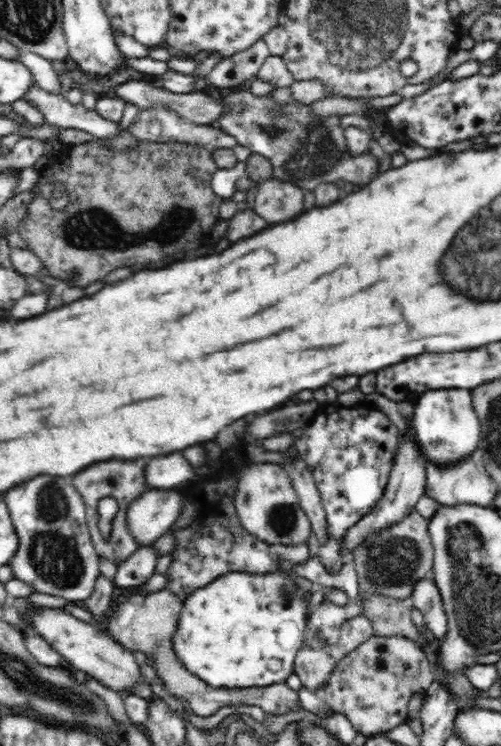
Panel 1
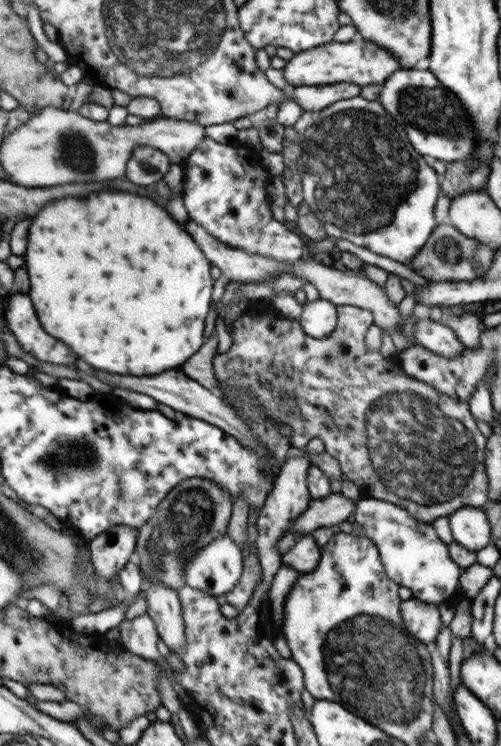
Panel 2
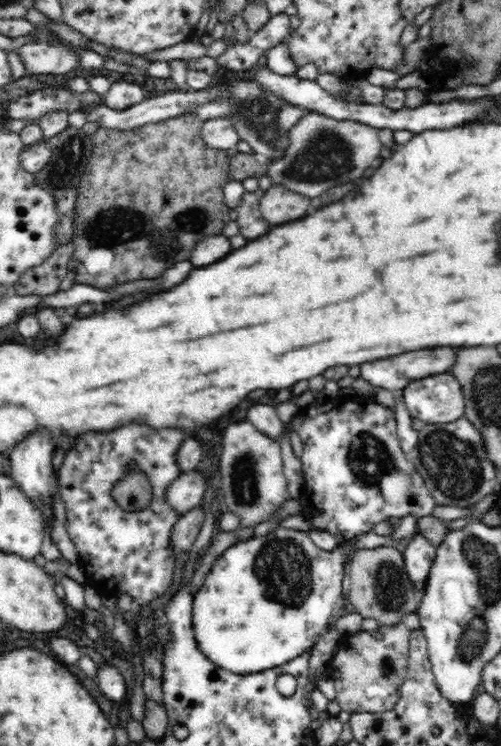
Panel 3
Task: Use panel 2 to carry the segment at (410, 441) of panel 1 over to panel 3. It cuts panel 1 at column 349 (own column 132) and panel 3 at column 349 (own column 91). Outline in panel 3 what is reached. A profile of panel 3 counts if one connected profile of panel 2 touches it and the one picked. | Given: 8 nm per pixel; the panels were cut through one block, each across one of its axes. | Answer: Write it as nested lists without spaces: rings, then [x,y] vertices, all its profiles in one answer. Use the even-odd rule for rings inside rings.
[[[278,528],[278,530],[274,530],[274,532],[270,532],[270,534],[266,534],[266,536],[260,536],[260,538],[254,538],[254,540],[250,540],[250,539],[248,539],[248,542],[240,542],[240,544],[238,544],[238,543],[236,543],[236,546],[232,546],[232,548],[228,548],[228,550],[225,550],[225,551],[224,551],[224,552],[223,552],[223,553],[222,553],[222,554],[221,554],[221,555],[220,555],[220,558],[216,558],[216,562],[213,562],[213,565],[212,565],[212,566],[211,566],[211,568],[210,568],[210,570],[209,570],[209,572],[208,572],[208,574],[207,574],[207,576],[206,576],[206,578],[205,578],[205,580],[204,580],[204,583],[203,583],[203,585],[202,585],[202,586],[201,586],[201,587],[200,587],[200,588],[199,588],[199,590],[198,590],[198,592],[196,592],[196,593],[195,593],[195,594],[194,594],[194,596],[193,596],[193,597],[194,597],[194,600],[193,600],[193,606],[192,606],[192,608],[193,608],[193,627],[194,627],[194,636],[196,636],[196,637],[197,637],[197,643],[198,643],[198,644],[199,644],[199,645],[200,645],[200,647],[201,647],[201,649],[202,649],[202,652],[205,652],[205,655],[206,655],[206,656],[207,656],[207,657],[209,657],[209,659],[210,659],[210,660],[211,660],[211,661],[213,661],[213,662],[214,662],[214,663],[216,663],[216,664],[217,664],[217,665],[218,665],[218,666],[220,666],[220,667],[222,667],[222,668],[224,668],[224,669],[226,669],[226,670],[230,670],[230,671],[232,671],[232,672],[235,672],[235,673],[255,673],[255,672],[256,672],[256,671],[261,671],[261,670],[262,670],[262,669],[269,669],[269,668],[274,668],[274,667],[277,667],[277,666],[278,666],[278,665],[281,665],[281,664],[284,664],[284,663],[285,663],[285,662],[288,662],[288,661],[289,661],[289,660],[292,660],[292,659],[293,659],[293,658],[294,658],[294,657],[297,657],[297,656],[300,656],[300,655],[301,655],[301,654],[302,654],[302,653],[303,653],[303,652],[304,652],[304,651],[306,651],[306,650],[307,650],[307,649],[310,649],[310,648],[311,648],[311,646],[313,646],[313,645],[314,645],[314,644],[315,644],[315,642],[316,642],[316,641],[317,641],[317,640],[318,640],[318,638],[320,638],[320,636],[321,636],[321,635],[322,635],[322,634],[323,634],[323,632],[324,632],[324,631],[325,631],[325,628],[326,628],[326,627],[328,627],[328,624],[329,624],[329,622],[330,622],[330,620],[331,620],[331,618],[332,618],[332,612],[334,612],[334,608],[336,608],[336,604],[338,604],[338,603],[339,603],[339,602],[340,602],[340,600],[341,600],[341,599],[342,599],[342,598],[343,598],[343,594],[342,594],[342,578],[344,578],[344,574],[345,574],[345,573],[346,573],[346,572],[347,572],[347,570],[346,570],[346,566],[348,566],[348,564],[349,564],[349,560],[350,560],[350,559],[351,559],[351,556],[352,556],[352,555],[353,555],[353,554],[354,554],[354,552],[356,552],[356,550],[358,550],[358,548],[355,548],[355,547],[354,547],[354,542],[355,542],[355,539],[349,539],[349,540],[346,540],[346,541],[342,541],[342,542],[341,542],[341,543],[338,543],[338,545],[337,545],[337,546],[336,546],[336,548],[334,548],[334,549],[333,549],[333,550],[331,550],[331,551],[324,551],[324,550],[322,550],[322,549],[320,549],[320,548],[319,548],[319,547],[318,547],[318,546],[316,546],[316,544],[314,544],[314,542],[313,542],[313,541],[312,541],[312,539],[310,539],[310,536],[308,536],[308,534],[306,534],[306,531],[302,531],[302,532],[300,532],[300,530],[288,530],[288,528],[286,528],[286,530],[284,530],[284,528]],[[270,564],[274,564],[274,566],[276,566],[276,570],[274,570],[274,572],[272,572],[272,580],[270,580],[270,578],[268,578],[268,566],[270,566]]]

